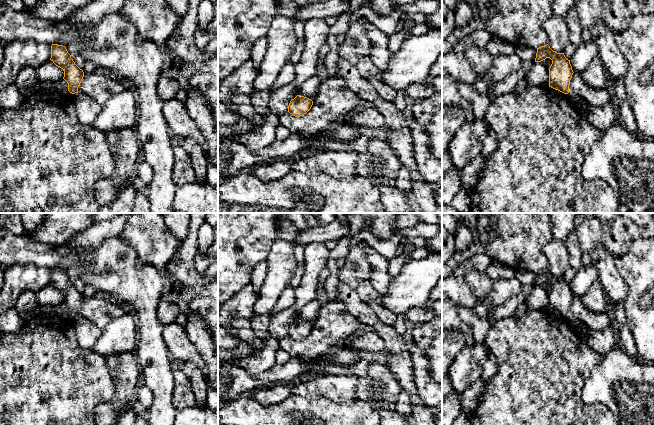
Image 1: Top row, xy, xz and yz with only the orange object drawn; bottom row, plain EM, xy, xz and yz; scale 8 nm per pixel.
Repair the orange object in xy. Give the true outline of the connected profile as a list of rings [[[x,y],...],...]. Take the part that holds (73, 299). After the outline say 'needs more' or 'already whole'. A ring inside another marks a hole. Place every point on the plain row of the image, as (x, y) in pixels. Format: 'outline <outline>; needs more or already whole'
outline [[[52,268],[50,284],[64,295],[63,303],[68,307],[68,315],[72,318],[78,317],[84,296],[75,288],[66,271]]]; already whole

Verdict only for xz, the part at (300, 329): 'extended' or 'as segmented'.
as segmented

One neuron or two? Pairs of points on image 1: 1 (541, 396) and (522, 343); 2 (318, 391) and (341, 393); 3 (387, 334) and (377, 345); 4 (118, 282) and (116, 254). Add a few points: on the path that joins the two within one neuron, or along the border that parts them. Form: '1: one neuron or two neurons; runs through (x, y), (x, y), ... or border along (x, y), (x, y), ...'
1: one neuron; runs through (539, 383), (539, 360), (535, 356)
2: one neuron; runs through (324, 391), (335, 391)
3: two neurons; border along (371, 328), (384, 342), (384, 351)
4: one neuron; runs through (118, 275), (116, 261)

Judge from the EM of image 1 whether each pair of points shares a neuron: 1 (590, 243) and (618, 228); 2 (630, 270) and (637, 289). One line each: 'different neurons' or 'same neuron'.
1: same neuron
2: same neuron

